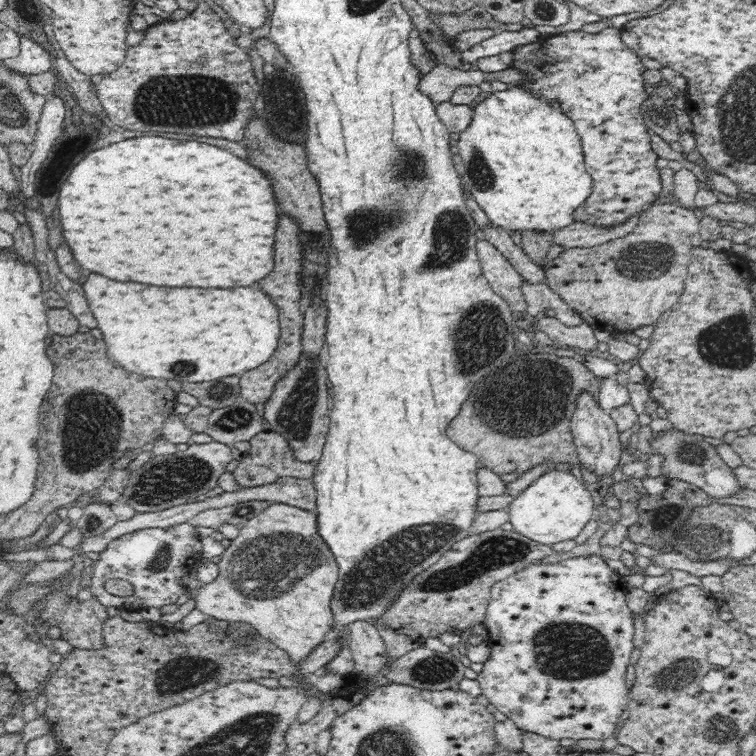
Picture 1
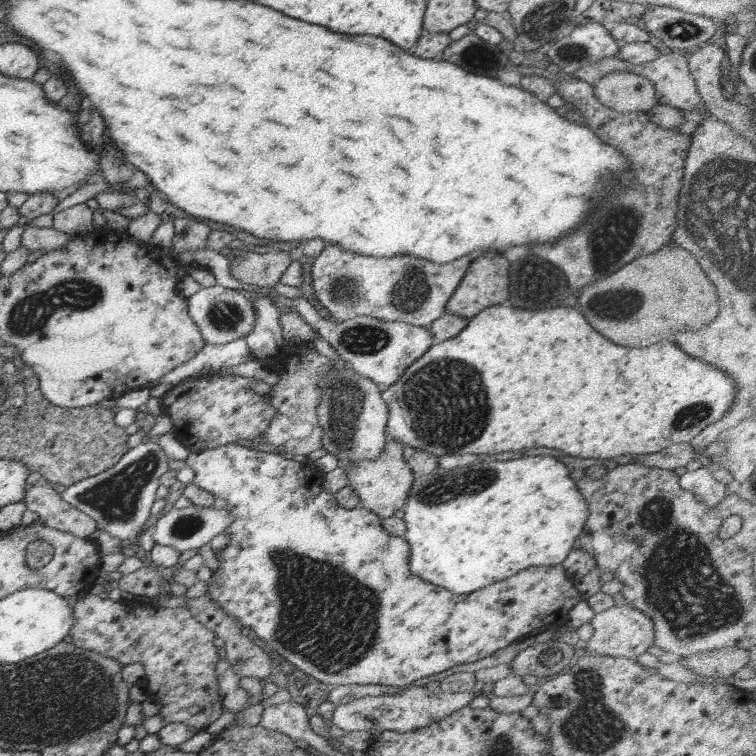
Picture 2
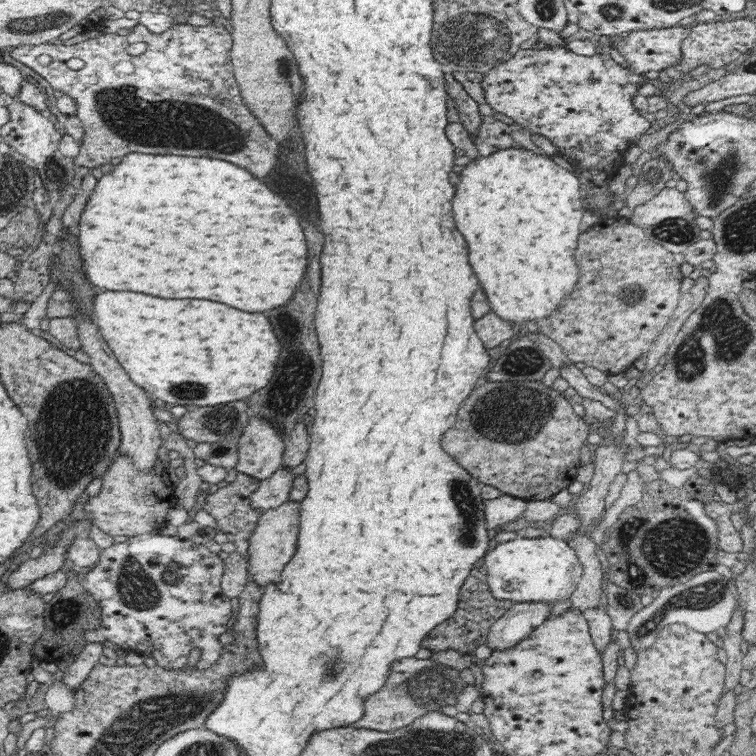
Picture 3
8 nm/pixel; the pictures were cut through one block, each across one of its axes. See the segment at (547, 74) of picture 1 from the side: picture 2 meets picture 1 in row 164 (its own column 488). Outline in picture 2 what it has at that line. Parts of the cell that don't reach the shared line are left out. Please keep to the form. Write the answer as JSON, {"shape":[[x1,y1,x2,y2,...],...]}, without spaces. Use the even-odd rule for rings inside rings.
{"shape":[[230,443,216,448,205,448,203,451,190,453,185,460,187,466,194,470,194,480,198,488,207,490,214,496,216,503,224,504,231,516,230,524,226,527,226,534,230,536,228,544,222,550,215,553,220,566,209,578,206,598,216,604,229,617,234,619,241,628,251,628,258,638,268,640,269,648,275,650,298,668,320,682,333,685,341,684,385,684,402,688,416,680,440,674,444,670,450,670,454,666,470,664,476,660,482,660,486,656,492,656,496,650,506,648,508,644,530,636,540,628,560,628,568,624,568,612,580,600,572,577,564,570,562,565,557,567,530,567,515,574,512,578,486,586,482,590,470,594,452,594,448,590,436,588,434,584,428,584,420,580,410,570,411,546,404,537,389,534,382,527,381,518,370,509,362,506,353,509,341,507,335,499,335,494,322,489,323,473,316,464,303,463,296,459,288,459,280,453,271,451,259,451,247,447,242,443]]}

